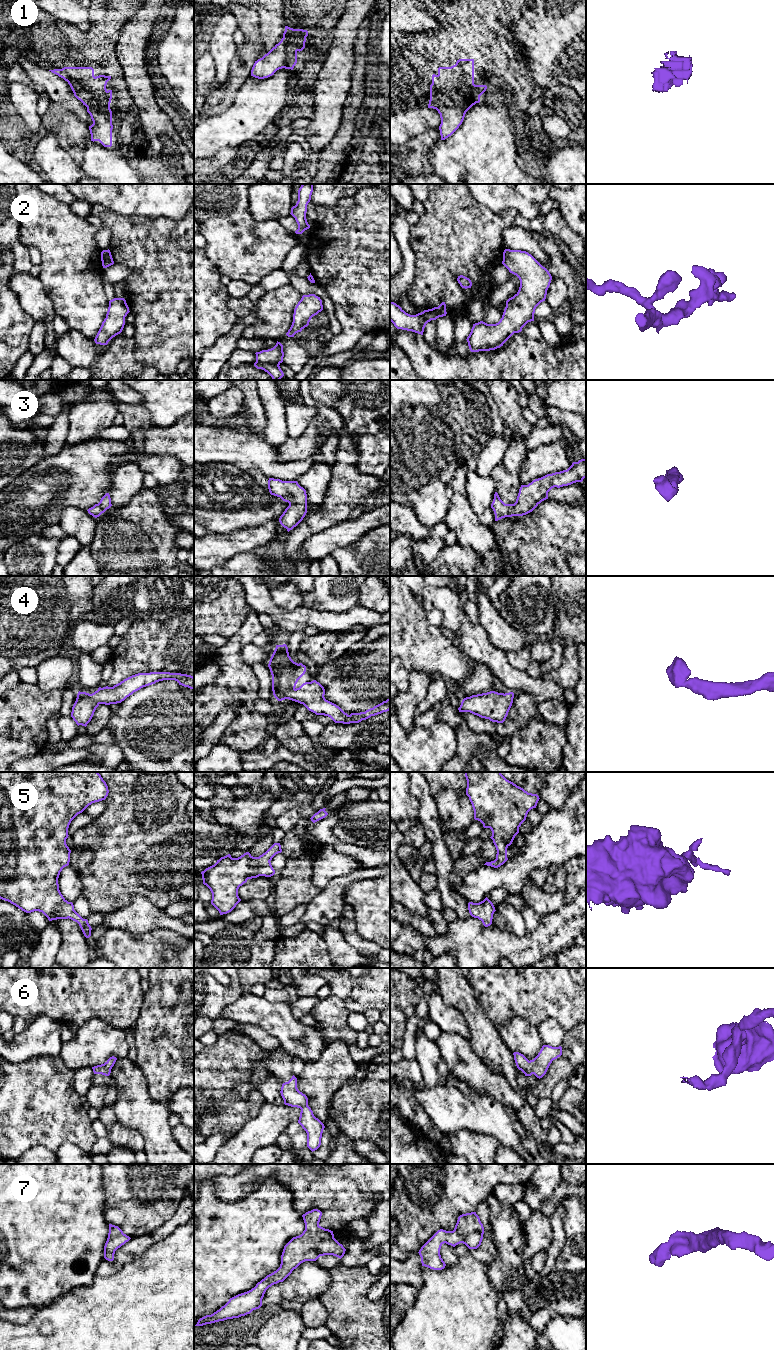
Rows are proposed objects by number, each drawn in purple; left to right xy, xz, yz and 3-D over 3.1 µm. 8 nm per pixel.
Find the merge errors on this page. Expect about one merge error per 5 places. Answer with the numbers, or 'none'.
none

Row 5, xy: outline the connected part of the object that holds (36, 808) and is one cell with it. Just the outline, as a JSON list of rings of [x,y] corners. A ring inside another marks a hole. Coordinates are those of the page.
[[[0,772],[0,899],[10,902],[22,911],[42,912],[49,921],[71,919],[77,922],[86,938],[91,936],[91,926],[75,910],[72,902],[68,902],[59,890],[58,878],[62,869],[69,865],[71,850],[66,844],[68,828],[71,821],[82,813],[89,805],[105,800],[109,790],[106,782],[98,772]]]

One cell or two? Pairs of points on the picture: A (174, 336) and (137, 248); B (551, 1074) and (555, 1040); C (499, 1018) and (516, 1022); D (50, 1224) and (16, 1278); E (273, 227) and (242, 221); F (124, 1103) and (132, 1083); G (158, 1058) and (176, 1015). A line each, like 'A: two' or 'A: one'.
A: one
B: two
C: two
D: one
E: one
F: one
G: one

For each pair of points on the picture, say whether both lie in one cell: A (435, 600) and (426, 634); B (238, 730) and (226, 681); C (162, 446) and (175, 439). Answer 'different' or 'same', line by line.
A: different
B: same
C: same

